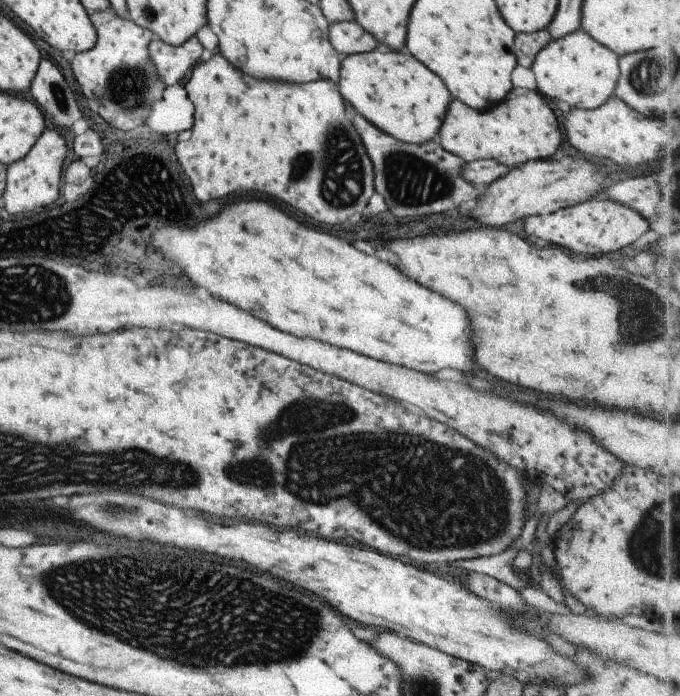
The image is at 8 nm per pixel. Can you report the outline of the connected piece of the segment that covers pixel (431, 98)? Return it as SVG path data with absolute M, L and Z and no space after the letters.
M370 50L341 57L336 85L343 100L365 120L409 145L420 145L437 137L439 116L445 114L451 100L443 82L403 50Z

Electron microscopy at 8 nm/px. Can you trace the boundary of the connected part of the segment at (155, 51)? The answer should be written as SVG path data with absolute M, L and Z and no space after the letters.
M195 35L190 36L179 46L171 46L157 36L153 37L148 44L149 58L165 87L179 83L183 74L191 70L199 60L201 52L203 52L203 47Z

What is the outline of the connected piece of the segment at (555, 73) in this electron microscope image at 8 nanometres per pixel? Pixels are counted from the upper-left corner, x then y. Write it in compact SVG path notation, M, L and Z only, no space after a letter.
M575 29L558 39L551 39L537 52L530 66L533 78L535 78L534 89L544 100L551 101L554 107L556 100L563 100L567 102L569 109L594 109L596 106L602 105L606 98L614 92L619 78L618 58L618 54L584 33L583 29Z

